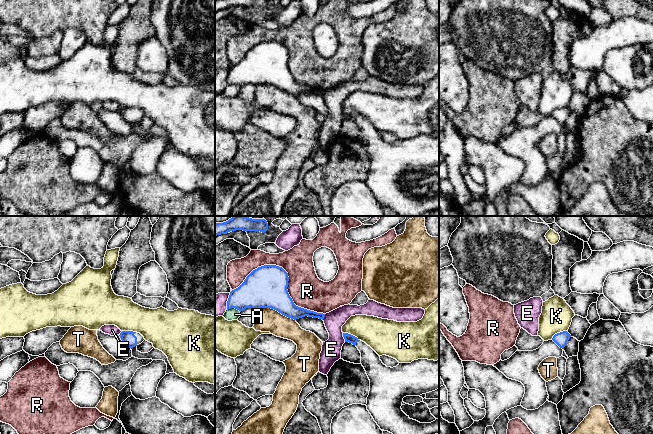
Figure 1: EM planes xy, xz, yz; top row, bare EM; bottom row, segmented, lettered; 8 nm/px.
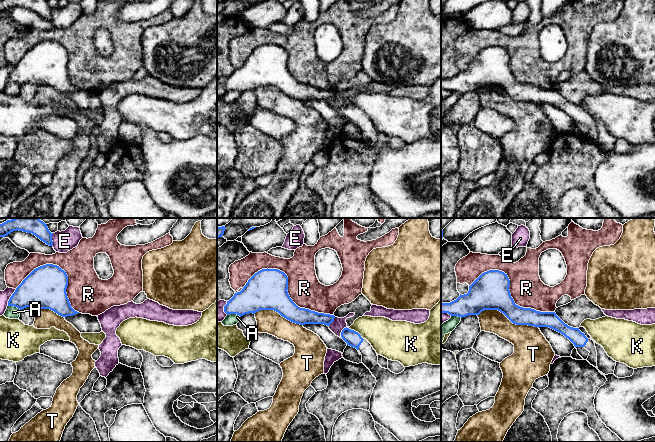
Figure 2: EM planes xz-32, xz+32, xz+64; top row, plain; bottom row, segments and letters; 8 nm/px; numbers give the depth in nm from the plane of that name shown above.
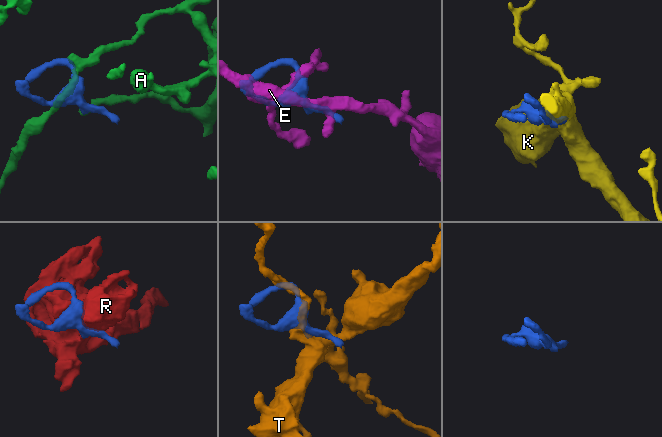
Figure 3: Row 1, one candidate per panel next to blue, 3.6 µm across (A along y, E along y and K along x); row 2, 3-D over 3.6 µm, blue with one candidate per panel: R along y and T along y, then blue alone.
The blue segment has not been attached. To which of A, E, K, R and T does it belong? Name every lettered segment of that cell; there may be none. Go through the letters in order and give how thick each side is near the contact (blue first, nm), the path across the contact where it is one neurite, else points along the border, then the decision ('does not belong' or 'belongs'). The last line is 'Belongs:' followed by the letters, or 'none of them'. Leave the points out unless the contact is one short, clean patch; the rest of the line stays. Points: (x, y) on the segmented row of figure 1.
A: 280 nm thick on the blue side, 100 nm on the other; does not belong
E: 70 nm thick on the blue side, 160 nm on the other; does not belong
K: 70 nm thick on the blue side, 260 nm on the other; border along xz (343, 332), (350, 333), (358, 339); does not belong
R: 340 nm thick on the blue side, 280 nm on the other; does not belong
T: 340 nm thick on the blue side, 190 nm on the other; does not belong
Belongs: none of them

